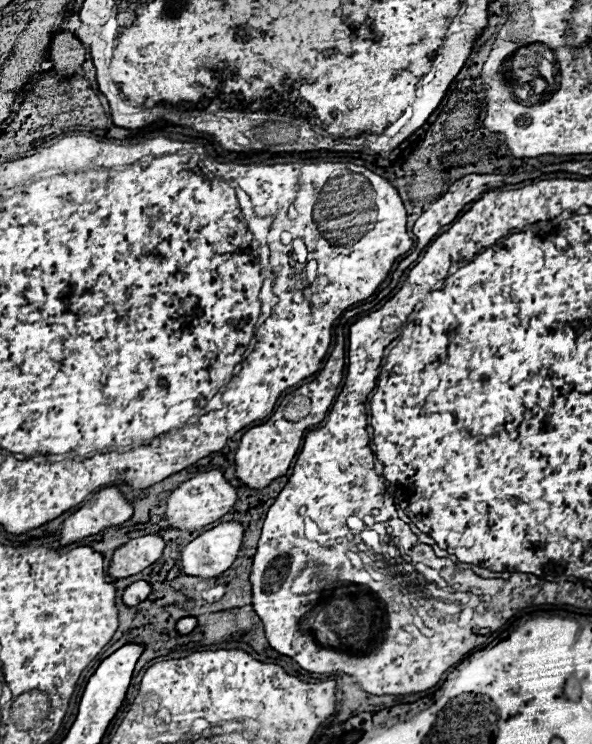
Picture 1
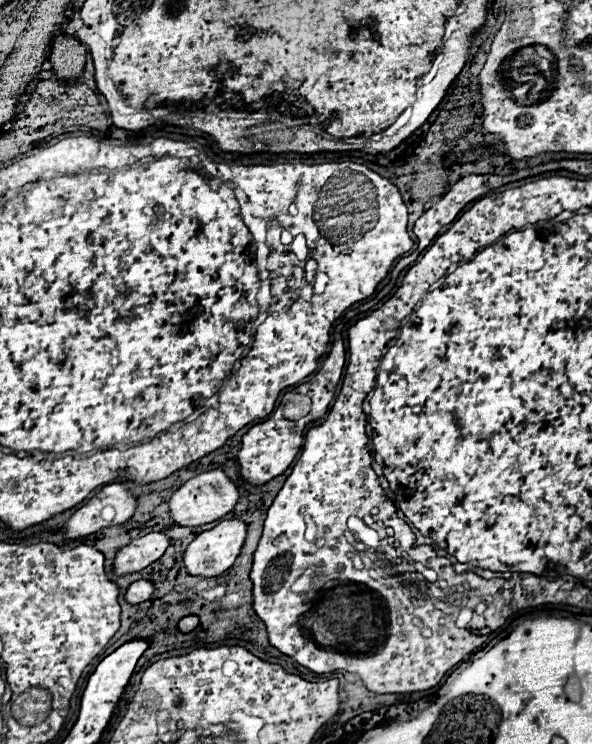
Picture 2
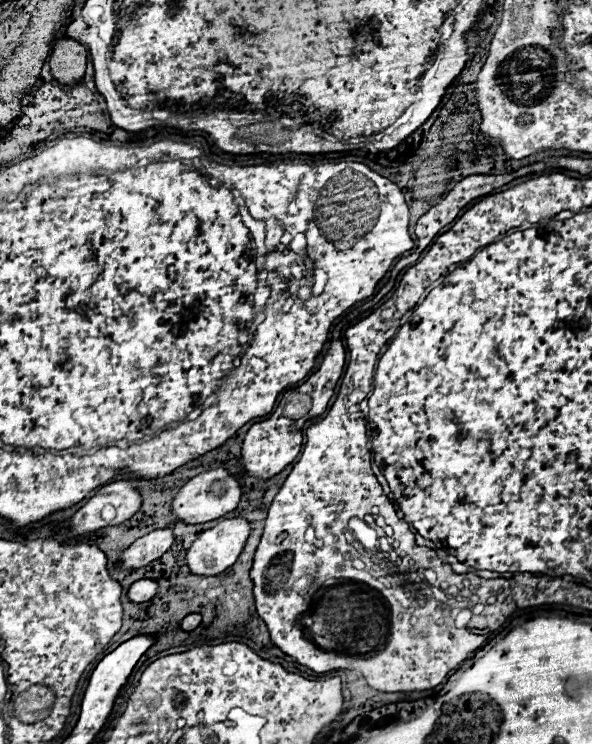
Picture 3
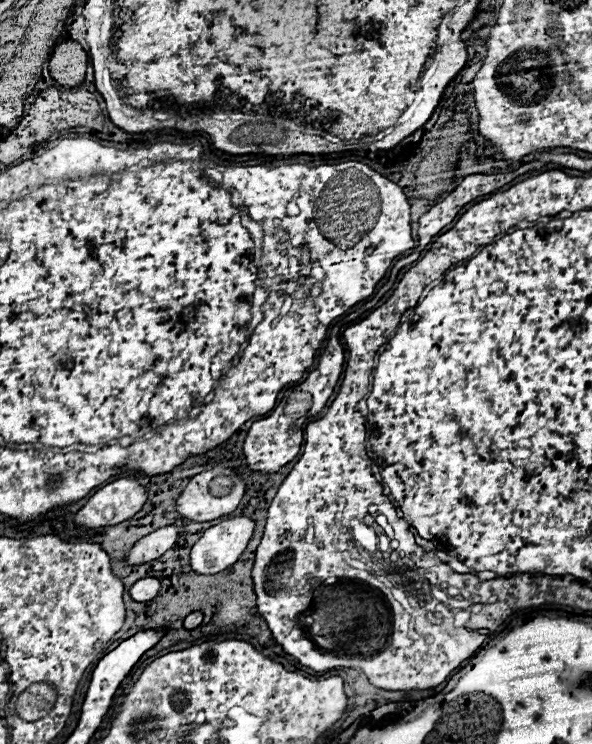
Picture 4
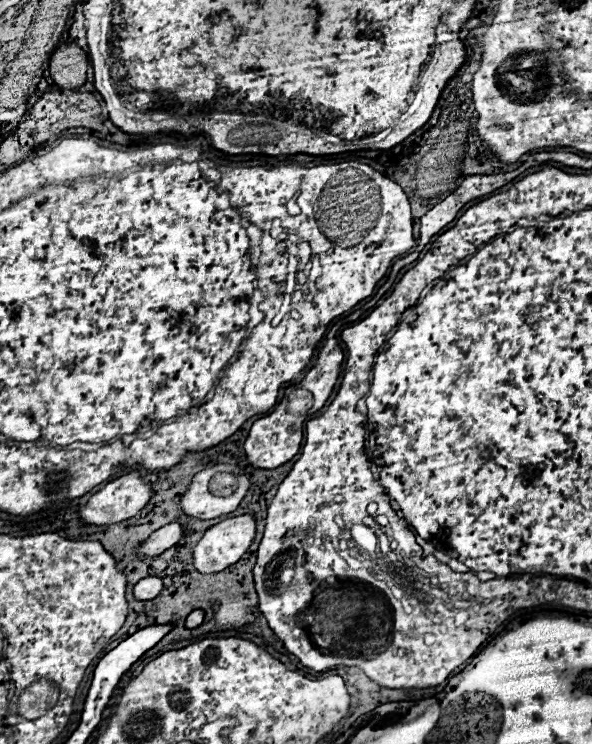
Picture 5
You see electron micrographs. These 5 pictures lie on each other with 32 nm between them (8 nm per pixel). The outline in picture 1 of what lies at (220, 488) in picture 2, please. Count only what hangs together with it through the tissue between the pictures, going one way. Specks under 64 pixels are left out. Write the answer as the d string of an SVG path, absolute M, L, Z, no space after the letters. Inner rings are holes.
M210 470L210 472L204 472L204 474L198 474L186 482L182 482L168 498L166 502L166 522L168 522L168 528L172 530L188 530L188 532L194 532L194 530L200 530L212 522L216 522L218 518L222 518L232 506L234 506L234 500L236 500L236 490L224 480L222 472L218 470Z

